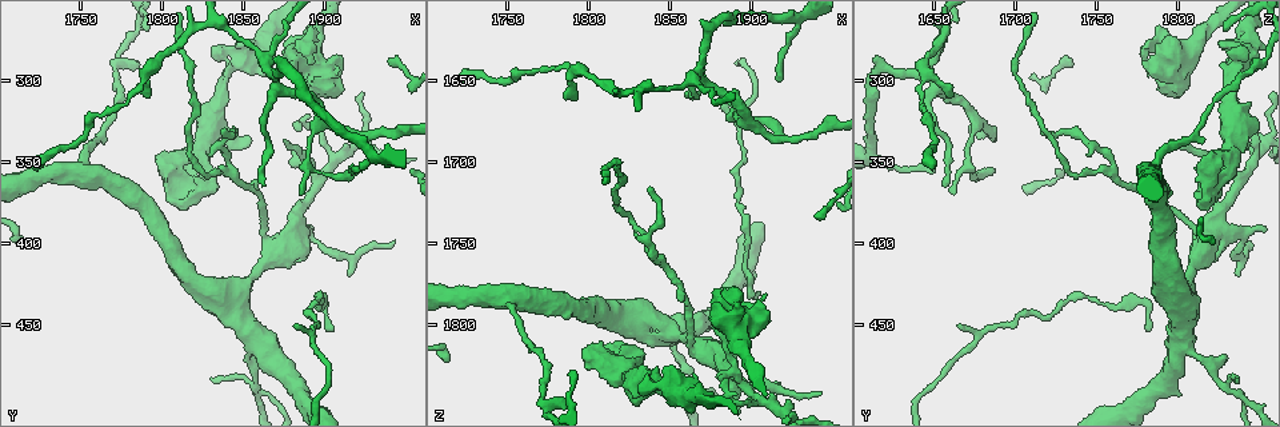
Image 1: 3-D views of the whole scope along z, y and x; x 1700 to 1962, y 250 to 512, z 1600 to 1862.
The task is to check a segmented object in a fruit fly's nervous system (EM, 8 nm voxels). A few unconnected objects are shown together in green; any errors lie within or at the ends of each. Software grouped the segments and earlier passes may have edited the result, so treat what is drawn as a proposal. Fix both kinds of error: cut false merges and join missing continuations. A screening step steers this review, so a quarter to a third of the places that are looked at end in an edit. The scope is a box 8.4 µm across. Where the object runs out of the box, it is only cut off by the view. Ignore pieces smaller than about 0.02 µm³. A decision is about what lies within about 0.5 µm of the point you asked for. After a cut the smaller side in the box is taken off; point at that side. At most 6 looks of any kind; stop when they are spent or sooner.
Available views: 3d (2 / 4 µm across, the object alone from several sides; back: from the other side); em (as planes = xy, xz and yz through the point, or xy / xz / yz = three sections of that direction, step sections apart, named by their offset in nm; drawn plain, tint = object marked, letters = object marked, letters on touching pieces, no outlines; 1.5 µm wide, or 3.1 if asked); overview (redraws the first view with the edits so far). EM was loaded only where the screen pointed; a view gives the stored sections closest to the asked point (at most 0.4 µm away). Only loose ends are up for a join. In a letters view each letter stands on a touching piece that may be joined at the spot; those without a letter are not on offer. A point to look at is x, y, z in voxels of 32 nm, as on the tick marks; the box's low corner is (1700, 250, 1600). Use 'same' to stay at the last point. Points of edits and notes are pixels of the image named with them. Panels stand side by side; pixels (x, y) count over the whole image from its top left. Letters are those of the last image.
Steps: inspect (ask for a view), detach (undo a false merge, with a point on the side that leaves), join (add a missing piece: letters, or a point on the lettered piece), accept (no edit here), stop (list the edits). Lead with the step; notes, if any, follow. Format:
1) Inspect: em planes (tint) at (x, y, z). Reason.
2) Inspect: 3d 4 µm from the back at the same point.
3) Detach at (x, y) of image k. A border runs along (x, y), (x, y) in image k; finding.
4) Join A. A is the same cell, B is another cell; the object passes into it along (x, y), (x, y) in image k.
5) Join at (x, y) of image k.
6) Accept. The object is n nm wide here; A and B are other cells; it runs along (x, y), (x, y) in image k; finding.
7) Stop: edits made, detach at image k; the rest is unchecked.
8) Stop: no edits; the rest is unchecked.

Inspect: 3d 2 µm from the back at (1840, 354, 1760). A fork.

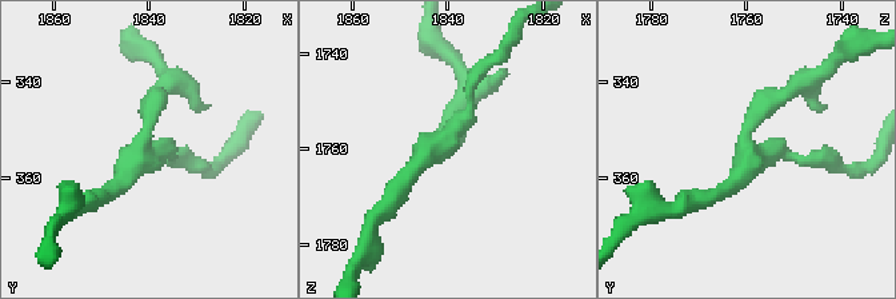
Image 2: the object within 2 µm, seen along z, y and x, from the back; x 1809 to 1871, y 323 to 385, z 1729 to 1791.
Inspect: em xz step 4 (letters) at (1842, 355, 1760). Shape alone is not enough.

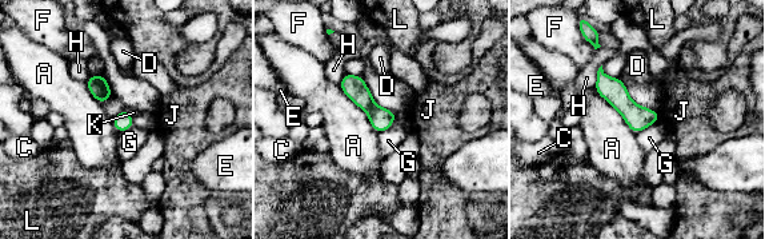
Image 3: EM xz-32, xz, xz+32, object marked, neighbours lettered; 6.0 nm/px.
Accept. The object is 110 nm wide here; the longest contact is with A, 380 nm; A, C, D, E, F, G, H, J, K and L are other cells; continuous, no second cell.

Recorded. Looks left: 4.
Inspect: 3d 4 µm at (1880, 288, 1778). Free end.

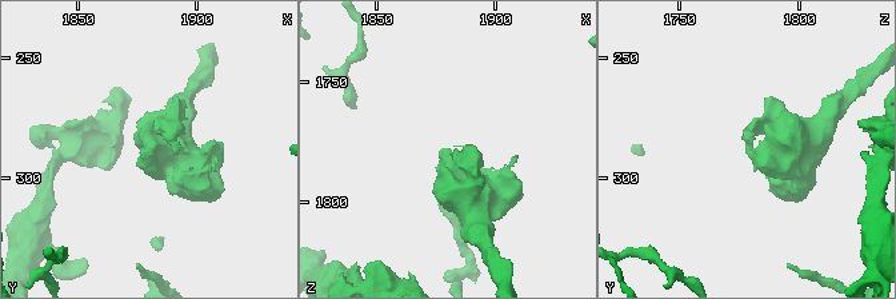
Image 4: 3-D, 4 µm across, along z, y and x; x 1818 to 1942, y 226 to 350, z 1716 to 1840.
Inspect: em planes (letters) at (1878, 289, 1778).

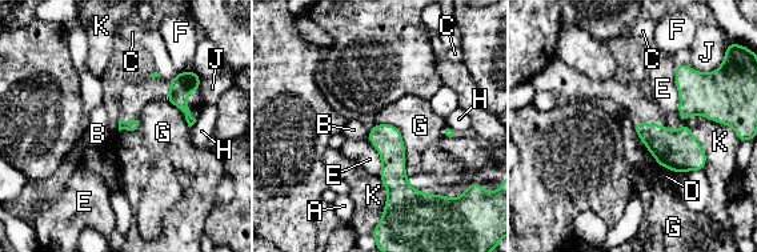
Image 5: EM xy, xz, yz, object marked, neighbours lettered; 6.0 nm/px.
Accept. A, B, C, D, E, F, G, H, J and K are other cells; none of them fits.

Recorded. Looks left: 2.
Inspect: em planes (tint) at (1828, 334, 1832). Three-way junction.

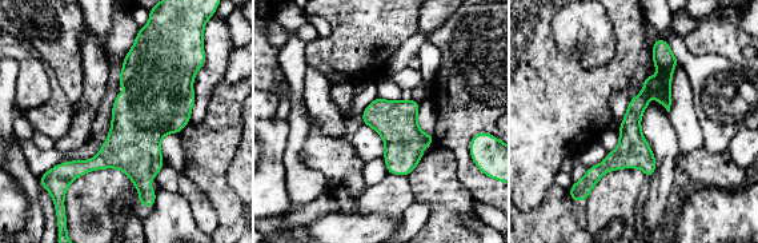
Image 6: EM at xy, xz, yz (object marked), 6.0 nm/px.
Inspect: em planes (letters) at the same point. What lies round it.

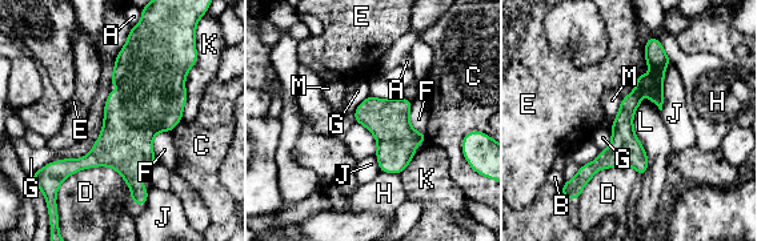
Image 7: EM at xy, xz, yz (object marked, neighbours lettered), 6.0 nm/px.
Accept. A, B, C, D, E, F, G, H, J, K, L and M are other cells; it runs along (648, 48), (655, 77), (587, 175) in image 7; continuous, no second cell.

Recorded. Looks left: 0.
Stop: no edits; the rest is unchecked.

